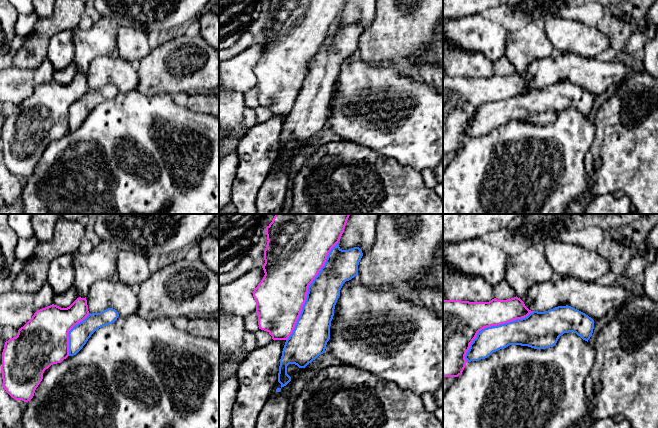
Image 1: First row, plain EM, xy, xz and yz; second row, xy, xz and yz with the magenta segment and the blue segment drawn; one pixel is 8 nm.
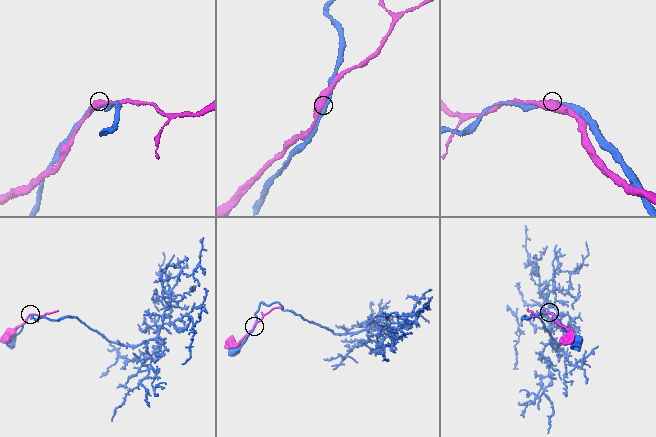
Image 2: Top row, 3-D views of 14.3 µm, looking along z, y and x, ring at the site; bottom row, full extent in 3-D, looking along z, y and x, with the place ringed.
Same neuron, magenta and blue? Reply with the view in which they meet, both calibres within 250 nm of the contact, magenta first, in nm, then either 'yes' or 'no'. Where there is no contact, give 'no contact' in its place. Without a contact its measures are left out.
xz | 420/260 nm | no

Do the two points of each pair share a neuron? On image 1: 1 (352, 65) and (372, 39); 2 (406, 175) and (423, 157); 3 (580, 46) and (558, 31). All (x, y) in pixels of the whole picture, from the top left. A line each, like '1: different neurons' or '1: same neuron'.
1: different neurons
2: different neurons
3: same neuron

